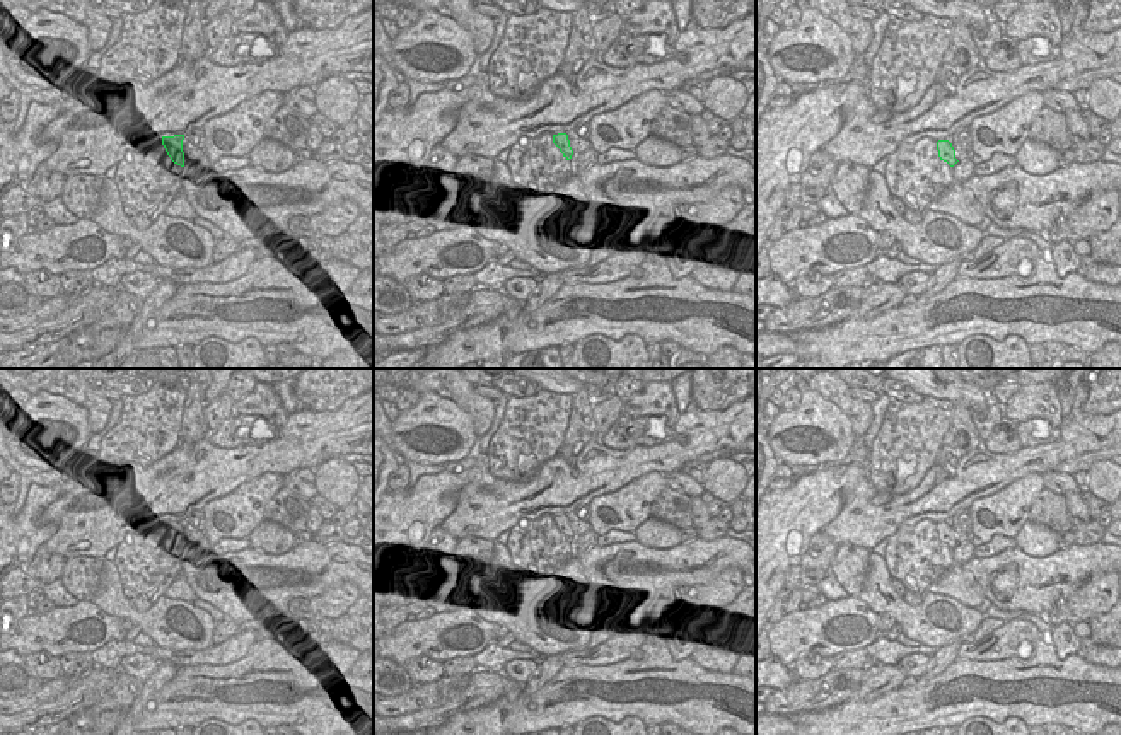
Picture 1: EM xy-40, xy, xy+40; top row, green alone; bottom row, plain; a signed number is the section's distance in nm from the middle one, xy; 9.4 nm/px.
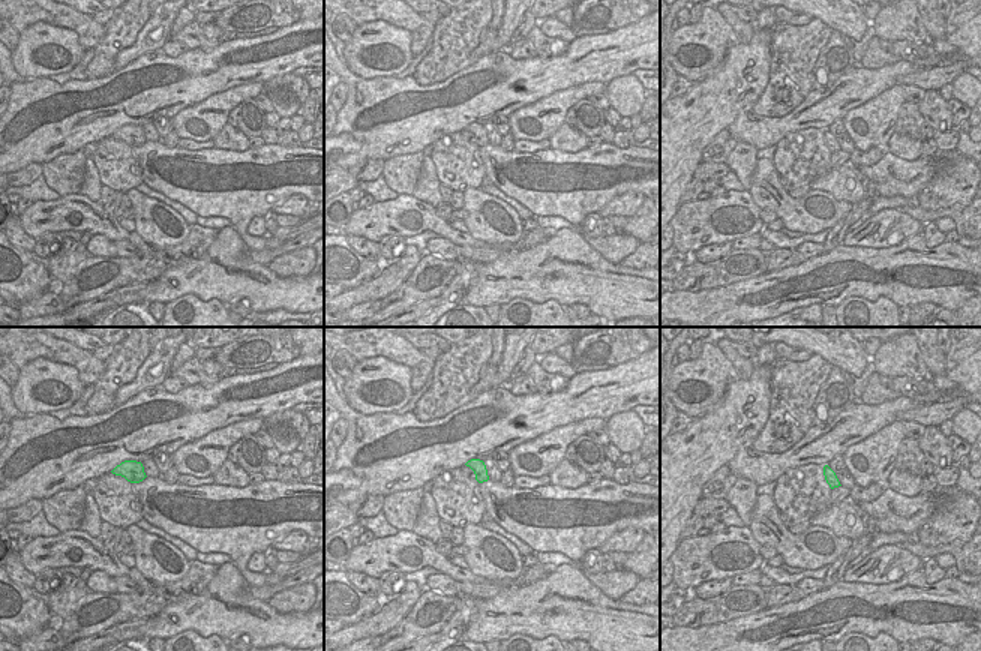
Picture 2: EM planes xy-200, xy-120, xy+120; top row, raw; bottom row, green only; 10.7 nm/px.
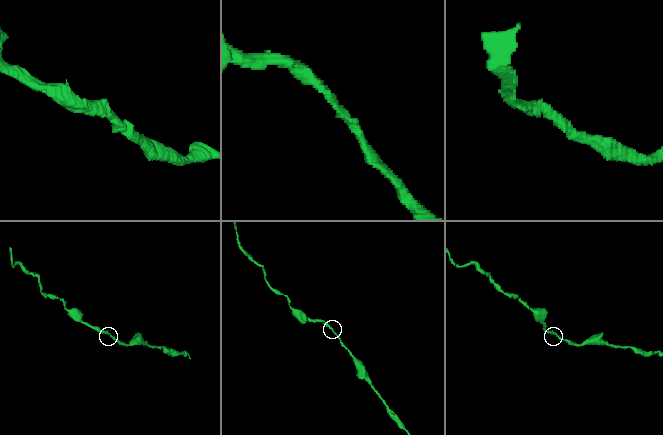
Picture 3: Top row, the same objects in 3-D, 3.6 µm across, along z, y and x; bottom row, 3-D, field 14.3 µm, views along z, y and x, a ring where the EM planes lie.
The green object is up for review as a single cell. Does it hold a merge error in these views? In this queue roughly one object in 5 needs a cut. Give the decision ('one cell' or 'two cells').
one cell

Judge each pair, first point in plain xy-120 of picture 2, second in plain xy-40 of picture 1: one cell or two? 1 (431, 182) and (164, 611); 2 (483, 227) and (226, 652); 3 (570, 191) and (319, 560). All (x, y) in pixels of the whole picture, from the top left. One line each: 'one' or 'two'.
1: one
2: two
3: one

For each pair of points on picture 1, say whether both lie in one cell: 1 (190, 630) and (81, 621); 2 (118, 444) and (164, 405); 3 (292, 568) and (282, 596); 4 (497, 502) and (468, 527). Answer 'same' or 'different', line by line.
1: different
2: same
3: same
4: same

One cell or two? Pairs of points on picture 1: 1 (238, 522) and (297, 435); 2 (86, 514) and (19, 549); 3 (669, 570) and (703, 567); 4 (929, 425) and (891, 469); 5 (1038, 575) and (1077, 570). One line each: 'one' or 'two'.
1: two
2: two
3: one
4: one
5: one

